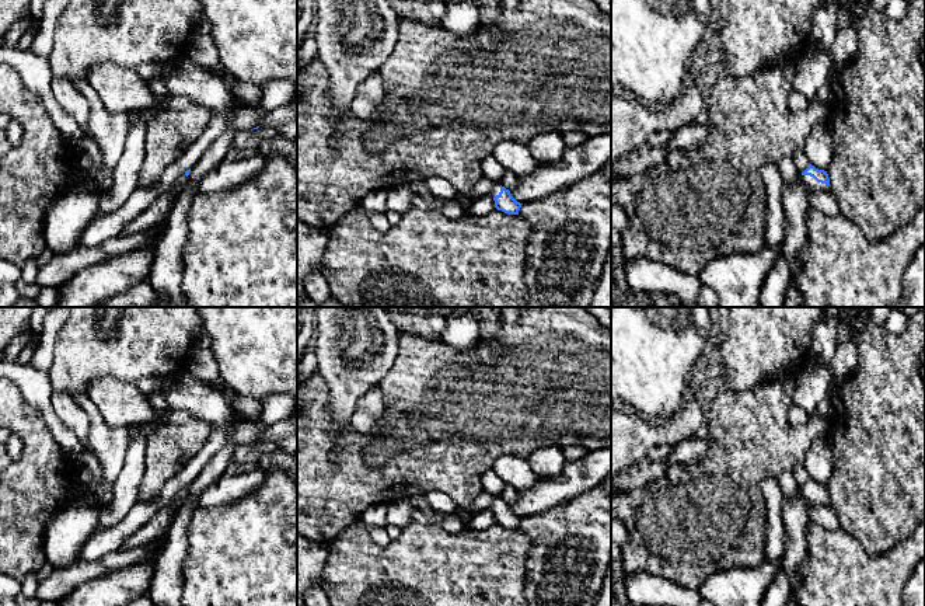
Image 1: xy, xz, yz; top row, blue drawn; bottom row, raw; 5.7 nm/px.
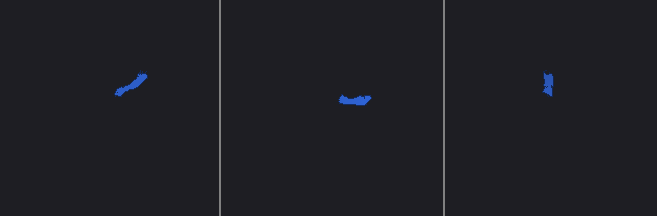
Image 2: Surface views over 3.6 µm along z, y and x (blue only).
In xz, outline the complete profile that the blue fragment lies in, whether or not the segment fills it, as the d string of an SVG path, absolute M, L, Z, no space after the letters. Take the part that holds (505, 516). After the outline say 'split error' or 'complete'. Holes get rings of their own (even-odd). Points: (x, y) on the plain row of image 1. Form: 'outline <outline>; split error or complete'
outline M496 497L493 499L489 509L493 512L495 522L498 525L502 525L502 526L509 527L509 529L519 529L519 525L520 525L523 518L517 516L512 511L510 505L506 504L505 501L502 501L499 497Z; split error

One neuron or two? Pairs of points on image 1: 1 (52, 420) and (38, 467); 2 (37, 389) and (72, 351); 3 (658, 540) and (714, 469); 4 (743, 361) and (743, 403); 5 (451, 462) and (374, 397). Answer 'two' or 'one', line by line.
1: two
2: two
3: one
4: two
5: two

